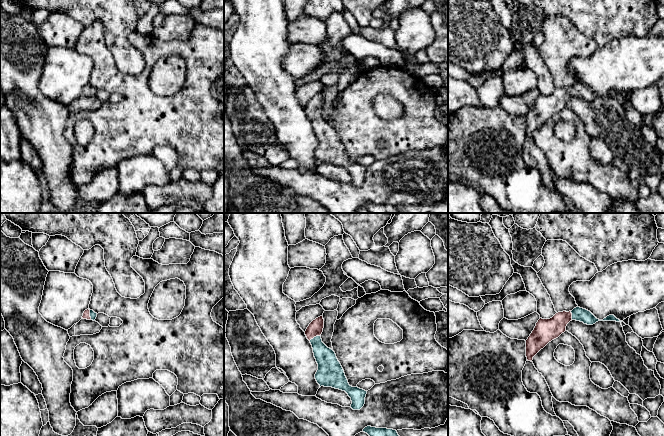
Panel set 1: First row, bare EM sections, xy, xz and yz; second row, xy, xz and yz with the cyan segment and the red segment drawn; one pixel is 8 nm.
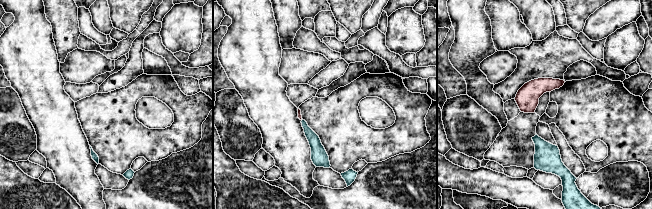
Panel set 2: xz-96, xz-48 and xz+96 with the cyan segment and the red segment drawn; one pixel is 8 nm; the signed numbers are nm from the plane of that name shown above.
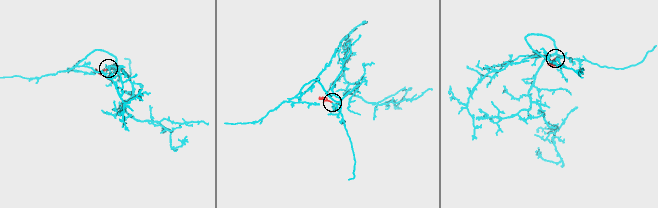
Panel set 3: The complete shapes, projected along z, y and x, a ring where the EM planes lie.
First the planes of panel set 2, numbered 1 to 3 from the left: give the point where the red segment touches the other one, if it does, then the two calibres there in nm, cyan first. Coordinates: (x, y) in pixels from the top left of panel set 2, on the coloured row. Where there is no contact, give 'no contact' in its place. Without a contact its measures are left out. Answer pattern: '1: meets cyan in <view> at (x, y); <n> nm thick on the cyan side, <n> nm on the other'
1: no contact
2: no contact
3: no contact

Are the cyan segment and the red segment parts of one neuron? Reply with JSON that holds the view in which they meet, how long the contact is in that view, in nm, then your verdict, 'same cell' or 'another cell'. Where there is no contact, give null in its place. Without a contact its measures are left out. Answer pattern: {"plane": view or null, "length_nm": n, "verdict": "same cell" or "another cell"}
{"plane": "xz", "length_nm": 100, "verdict": "same cell"}

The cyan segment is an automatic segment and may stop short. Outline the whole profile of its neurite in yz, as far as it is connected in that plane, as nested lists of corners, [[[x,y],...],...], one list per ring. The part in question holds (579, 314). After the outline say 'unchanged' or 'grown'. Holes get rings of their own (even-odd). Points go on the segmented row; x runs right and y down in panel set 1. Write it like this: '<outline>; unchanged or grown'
[[[576,307],[569,312],[558,312],[550,319],[540,318],[526,340],[527,360],[532,362],[533,357],[541,349],[566,331],[567,324],[572,320],[580,321],[587,325],[593,325],[598,321],[622,322],[614,315],[609,315],[603,320],[599,320],[590,311],[580,307]]]; grown

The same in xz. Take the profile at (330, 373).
[[[323,316],[313,320],[305,331],[307,339],[310,341],[314,357],[318,364],[315,374],[317,383],[324,387],[332,387],[345,391],[351,398],[351,408],[360,410],[365,404],[367,391],[349,385],[344,370],[338,361],[335,352],[328,348],[321,339],[324,328]]]; grown

